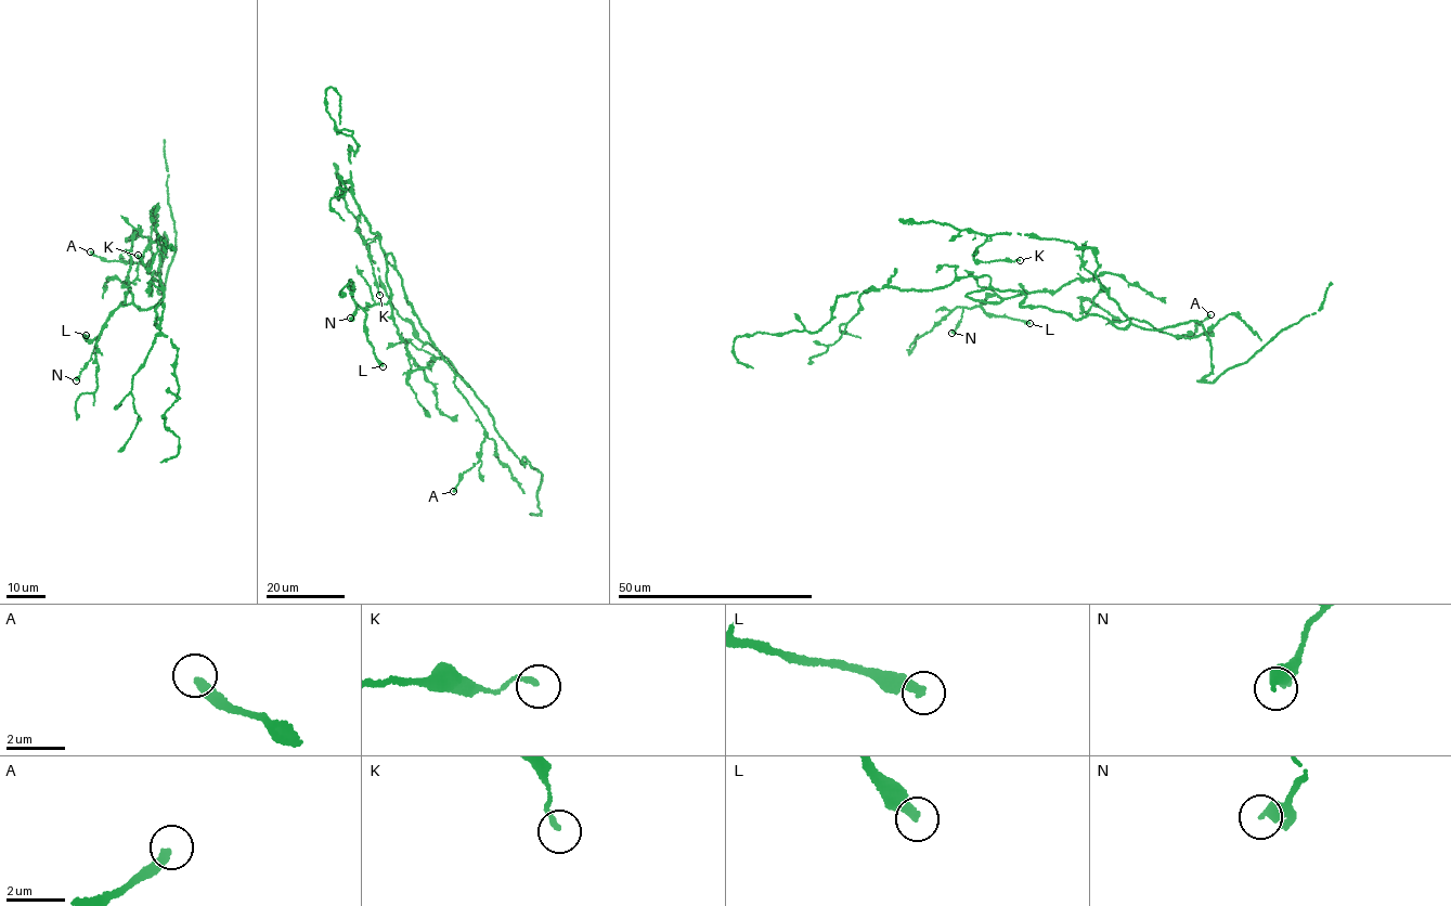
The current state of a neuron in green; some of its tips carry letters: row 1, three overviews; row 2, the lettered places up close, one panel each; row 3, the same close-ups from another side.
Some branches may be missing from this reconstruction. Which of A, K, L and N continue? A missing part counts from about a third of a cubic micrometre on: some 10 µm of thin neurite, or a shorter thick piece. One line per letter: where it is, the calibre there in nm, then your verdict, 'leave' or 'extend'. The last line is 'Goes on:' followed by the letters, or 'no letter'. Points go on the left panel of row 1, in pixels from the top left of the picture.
A: (90, 251) | 320 nm | leave
K: (138, 255) | 170 nm | leave
L: (86, 335) | 360 nm | extend
N: (76, 380) | 380 nm | leave
Goes on: L

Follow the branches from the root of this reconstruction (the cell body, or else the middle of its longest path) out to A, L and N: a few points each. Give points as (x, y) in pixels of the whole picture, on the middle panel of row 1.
A: (418, 316), (428, 338), (454, 372), (455, 387), (484, 431), (478, 462), (463, 474), (453, 491)
L: (418, 316), (407, 303), (394, 258), (388, 254), (390, 299), (364, 310), (367, 340), (383, 366)
N: (418, 316), (389, 254), (390, 299), (364, 310), (355, 302), (350, 318)

